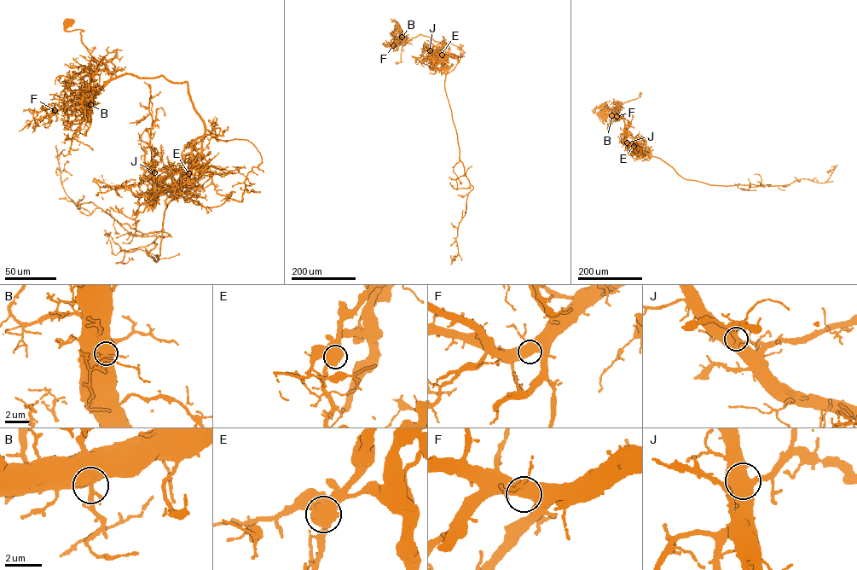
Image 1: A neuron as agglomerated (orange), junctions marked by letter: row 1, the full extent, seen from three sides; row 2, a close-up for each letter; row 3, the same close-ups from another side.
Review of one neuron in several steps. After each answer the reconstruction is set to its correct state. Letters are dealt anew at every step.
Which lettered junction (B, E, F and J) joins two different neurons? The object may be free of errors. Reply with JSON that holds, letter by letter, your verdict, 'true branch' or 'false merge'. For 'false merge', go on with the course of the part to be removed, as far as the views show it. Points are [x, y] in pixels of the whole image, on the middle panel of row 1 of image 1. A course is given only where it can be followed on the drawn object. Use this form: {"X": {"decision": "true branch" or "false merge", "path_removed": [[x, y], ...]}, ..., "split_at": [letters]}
{"B": {"decision": "true branch"}, "E": {"decision": "false merge", "path_removed": [[442, 55], [441, 43], [419, 34], [403, 41], [402, 61], [398, 63]]}, "F": {"decision": "true branch"}, "J": {"decision": "true branch"}, "split_at": ["E"]}

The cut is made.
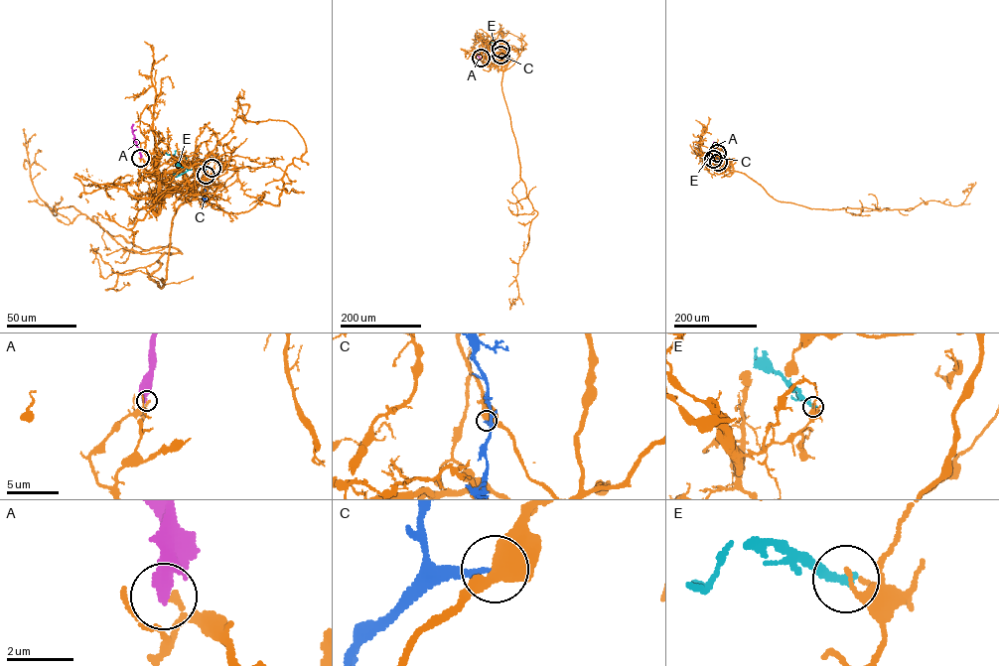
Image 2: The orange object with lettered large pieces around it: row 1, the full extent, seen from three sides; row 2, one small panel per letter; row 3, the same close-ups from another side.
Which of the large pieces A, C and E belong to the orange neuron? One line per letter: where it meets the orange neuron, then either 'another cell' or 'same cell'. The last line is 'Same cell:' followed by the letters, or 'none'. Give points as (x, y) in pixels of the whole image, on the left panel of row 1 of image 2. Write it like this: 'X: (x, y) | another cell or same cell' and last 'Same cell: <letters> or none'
A: (140, 158) | another cell
C: (206, 175) | another cell
E: (212, 168) | another cell
Same cell: none

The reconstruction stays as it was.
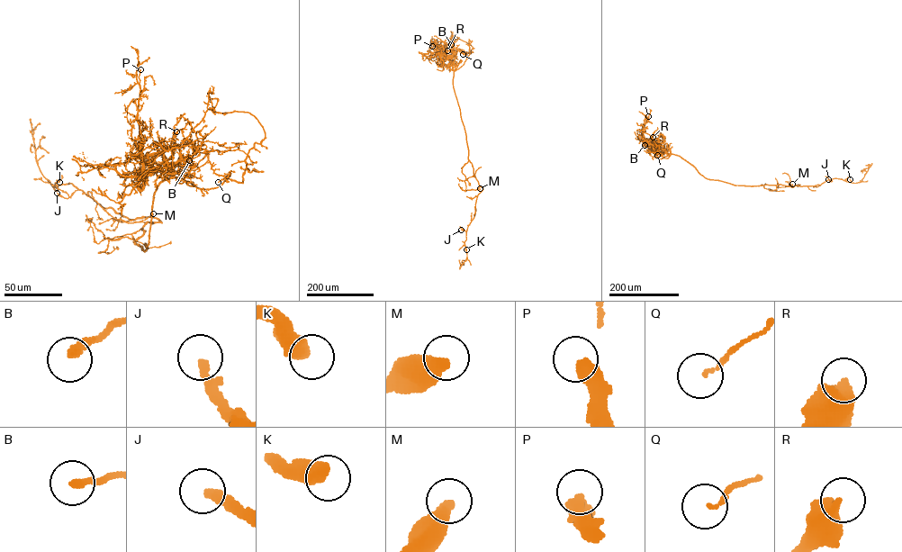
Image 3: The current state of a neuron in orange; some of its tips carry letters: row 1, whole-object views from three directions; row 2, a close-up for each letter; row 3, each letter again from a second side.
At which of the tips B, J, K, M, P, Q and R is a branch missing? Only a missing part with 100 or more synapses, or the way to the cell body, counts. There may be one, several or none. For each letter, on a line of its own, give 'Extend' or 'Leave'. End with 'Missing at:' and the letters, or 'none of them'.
B: Leave
J: Leave
K: Leave
M: Leave
P: Leave
Q: Leave
R: Extend
Missing at: R

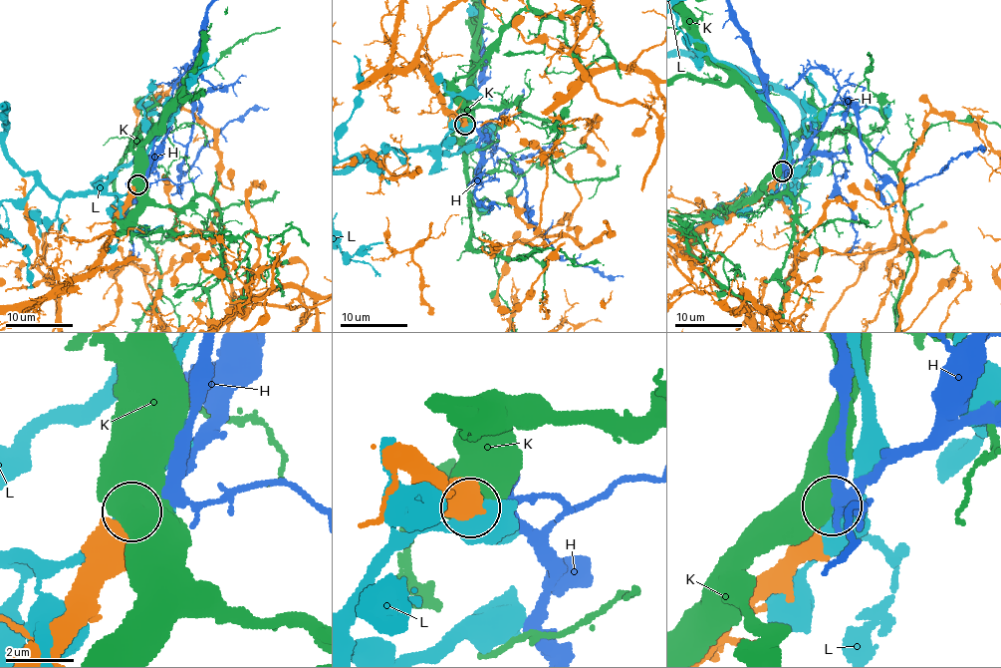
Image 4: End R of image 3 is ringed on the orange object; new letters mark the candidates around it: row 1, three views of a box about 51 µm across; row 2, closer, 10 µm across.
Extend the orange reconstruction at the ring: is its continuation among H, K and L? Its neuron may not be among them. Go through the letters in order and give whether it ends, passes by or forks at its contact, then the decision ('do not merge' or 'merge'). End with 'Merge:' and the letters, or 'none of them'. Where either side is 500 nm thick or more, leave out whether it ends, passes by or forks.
H: merge
K: do not merge
L: do not merge
Merge: H

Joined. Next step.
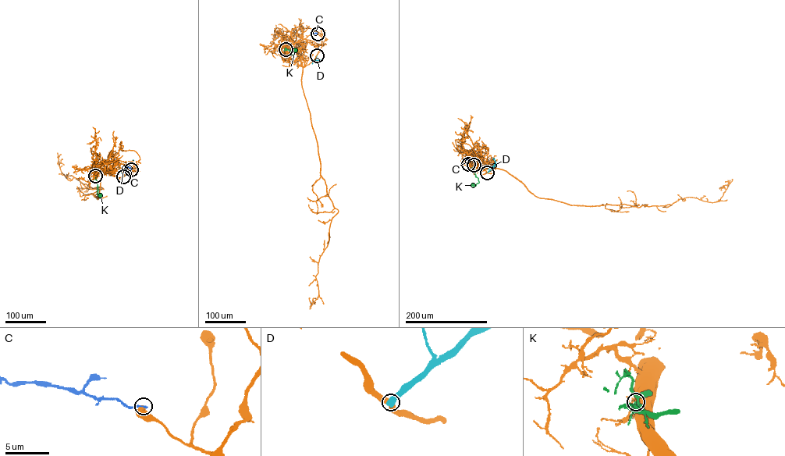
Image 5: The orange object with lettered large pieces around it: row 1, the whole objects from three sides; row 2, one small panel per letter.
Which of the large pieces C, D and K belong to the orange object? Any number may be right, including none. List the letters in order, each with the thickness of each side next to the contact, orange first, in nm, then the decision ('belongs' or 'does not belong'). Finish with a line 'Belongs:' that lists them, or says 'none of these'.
C: 650/200 nm | does not belong
D: 440/500 nm | does not belong
K: 500/400 nm | belongs
Belongs: K

